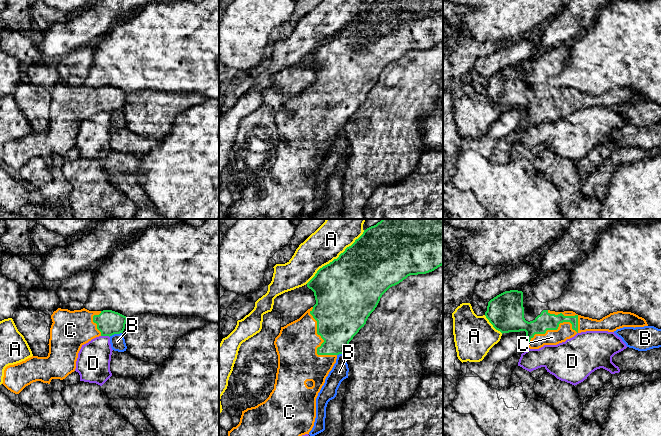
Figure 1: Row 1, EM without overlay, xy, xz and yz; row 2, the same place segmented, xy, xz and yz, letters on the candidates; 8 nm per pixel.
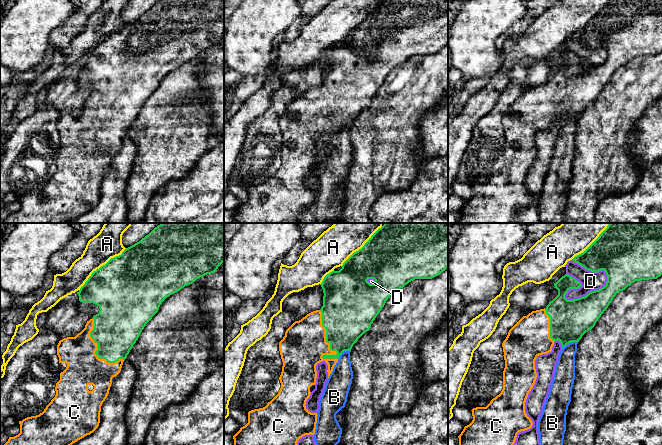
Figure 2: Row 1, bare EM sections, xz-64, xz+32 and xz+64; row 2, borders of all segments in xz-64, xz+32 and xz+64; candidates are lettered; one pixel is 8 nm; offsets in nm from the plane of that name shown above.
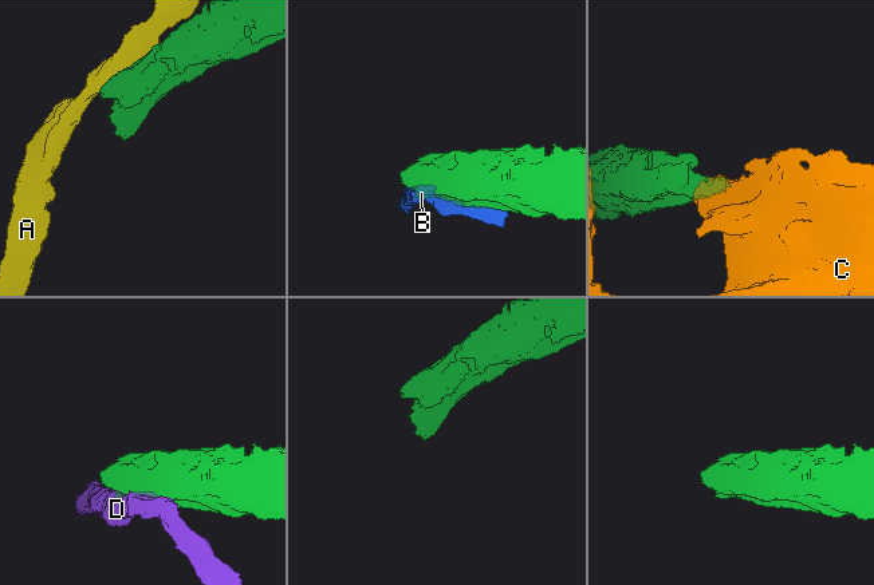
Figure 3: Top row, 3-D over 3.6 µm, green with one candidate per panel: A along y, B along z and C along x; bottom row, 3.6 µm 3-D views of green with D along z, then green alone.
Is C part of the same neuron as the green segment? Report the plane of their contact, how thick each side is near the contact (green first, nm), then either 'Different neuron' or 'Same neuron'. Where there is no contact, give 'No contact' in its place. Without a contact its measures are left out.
Touches green in yz. Thickness 150 nm (green) against 130 nm. Same neuron

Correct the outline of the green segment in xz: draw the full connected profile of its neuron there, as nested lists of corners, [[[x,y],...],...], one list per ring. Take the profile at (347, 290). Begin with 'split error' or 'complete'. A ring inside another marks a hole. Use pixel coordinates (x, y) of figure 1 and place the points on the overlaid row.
split error; [[[382,219],[364,230],[355,242],[337,259],[320,268],[307,283],[314,292],[316,304],[299,319],[281,327],[274,345],[278,368],[274,389],[269,397],[255,407],[242,411],[240,422],[228,436],[302,436],[309,434],[316,418],[316,398],[337,356],[364,327],[382,295],[410,275],[426,274],[443,265],[443,219]]]

